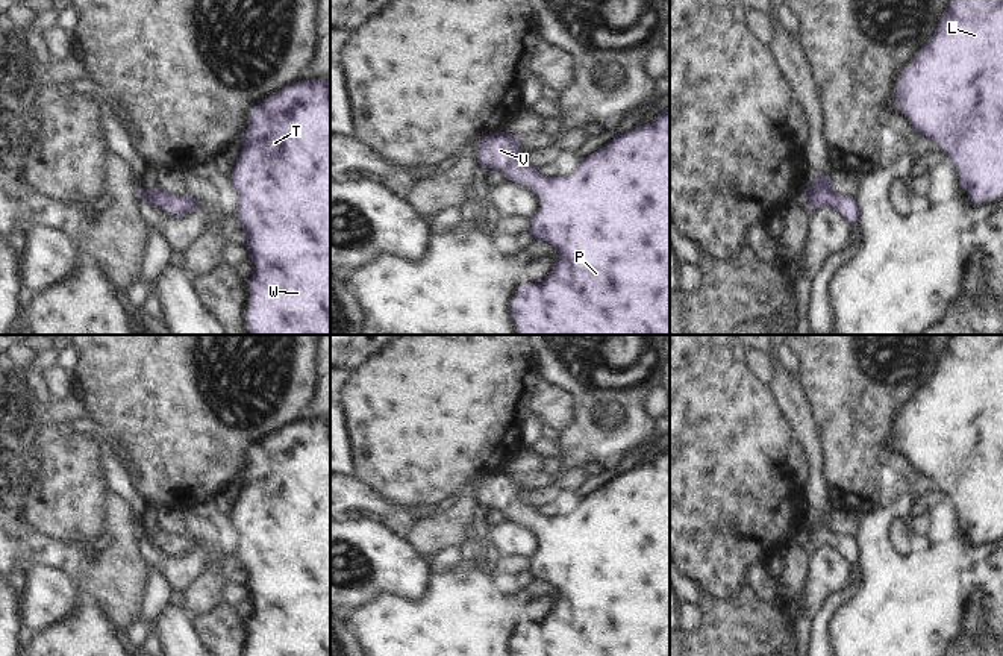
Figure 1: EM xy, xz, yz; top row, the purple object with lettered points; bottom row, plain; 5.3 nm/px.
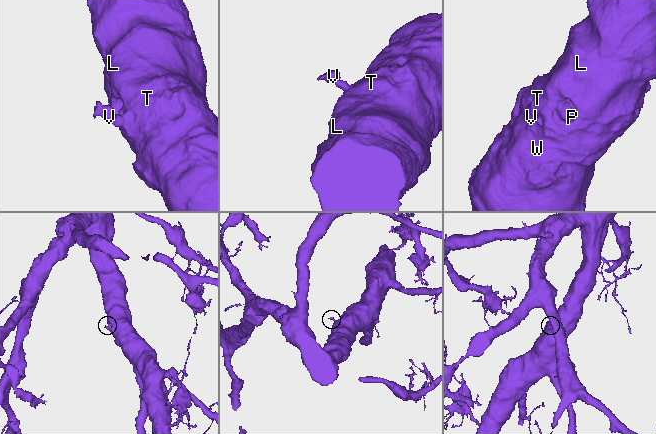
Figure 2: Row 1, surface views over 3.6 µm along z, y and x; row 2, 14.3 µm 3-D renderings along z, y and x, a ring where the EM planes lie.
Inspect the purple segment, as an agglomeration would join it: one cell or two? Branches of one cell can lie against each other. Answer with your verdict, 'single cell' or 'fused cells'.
single cell

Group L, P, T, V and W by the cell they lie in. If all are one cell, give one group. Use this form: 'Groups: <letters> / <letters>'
Groups: L P T V W

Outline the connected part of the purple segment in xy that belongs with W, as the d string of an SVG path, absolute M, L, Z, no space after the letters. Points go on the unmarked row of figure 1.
M327 417L298 420L268 436L250 450L250 462L241 477L242 492L238 497L230 521L238 532L235 554L244 567L244 583L248 588L248 598L253 601L255 614L250 621L250 644L245 656L330 656L330 423Z

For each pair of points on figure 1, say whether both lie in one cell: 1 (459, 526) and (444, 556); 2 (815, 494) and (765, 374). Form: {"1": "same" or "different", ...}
{"1": "different", "2": "different"}

